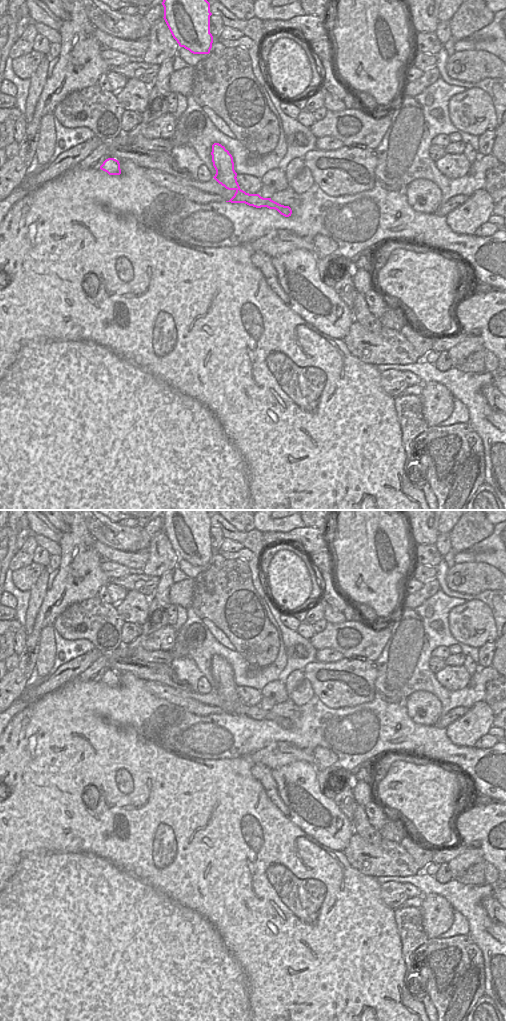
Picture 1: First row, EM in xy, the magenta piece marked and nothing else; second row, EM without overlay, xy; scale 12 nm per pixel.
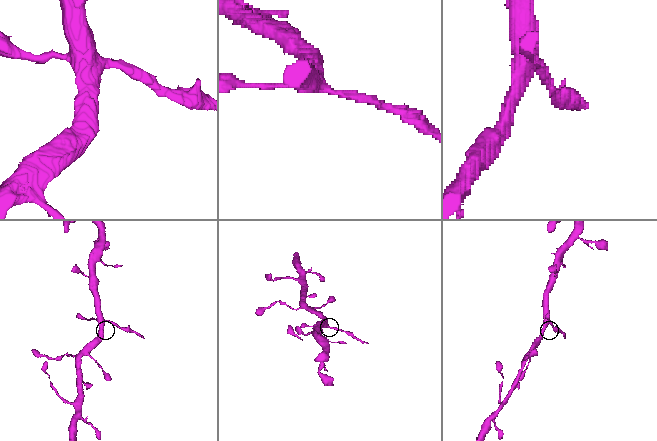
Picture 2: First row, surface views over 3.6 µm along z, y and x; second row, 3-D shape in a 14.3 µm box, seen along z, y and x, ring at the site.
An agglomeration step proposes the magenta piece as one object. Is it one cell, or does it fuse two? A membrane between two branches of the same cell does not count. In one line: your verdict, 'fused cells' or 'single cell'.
fused cells

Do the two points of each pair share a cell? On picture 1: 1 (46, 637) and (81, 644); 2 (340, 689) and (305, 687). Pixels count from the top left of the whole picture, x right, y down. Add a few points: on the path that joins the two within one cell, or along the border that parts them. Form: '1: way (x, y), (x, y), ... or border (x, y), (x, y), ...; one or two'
1: border (54, 630), (54, 663); two
2: border (304, 678), (309, 682), (314, 694); two

